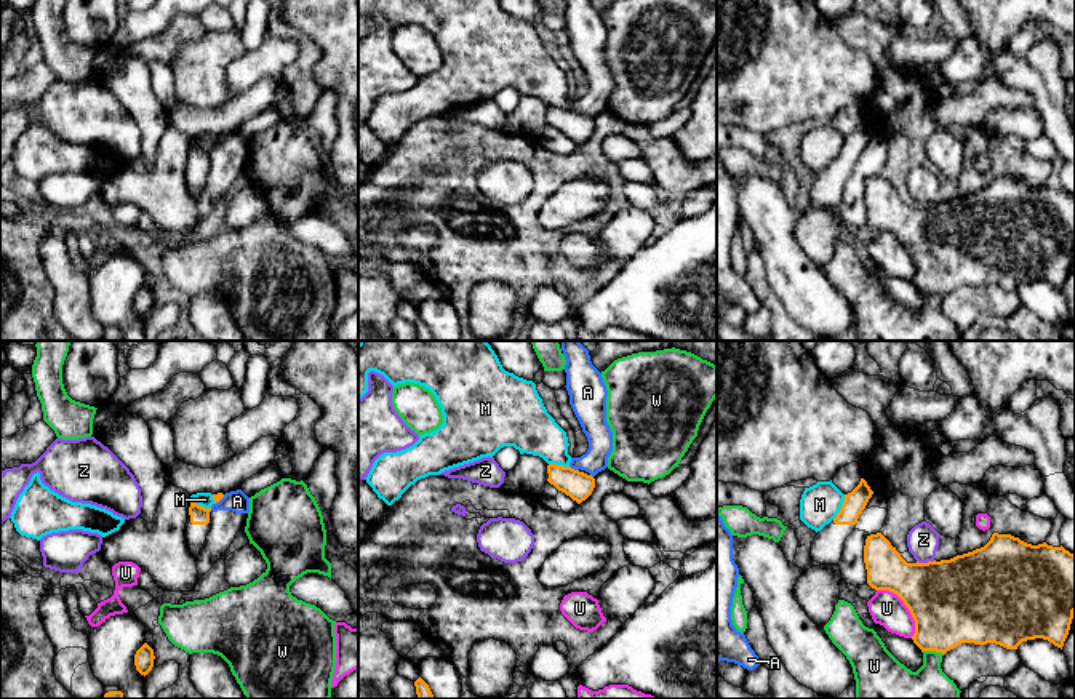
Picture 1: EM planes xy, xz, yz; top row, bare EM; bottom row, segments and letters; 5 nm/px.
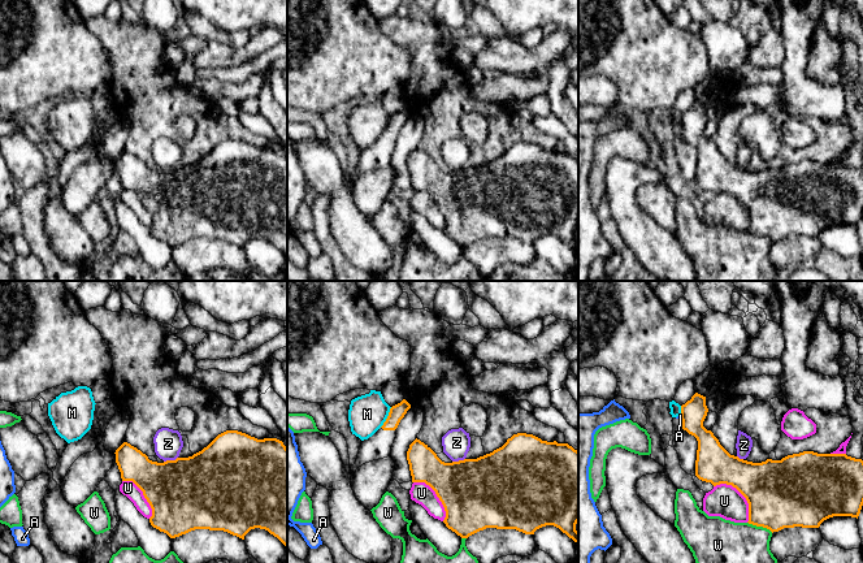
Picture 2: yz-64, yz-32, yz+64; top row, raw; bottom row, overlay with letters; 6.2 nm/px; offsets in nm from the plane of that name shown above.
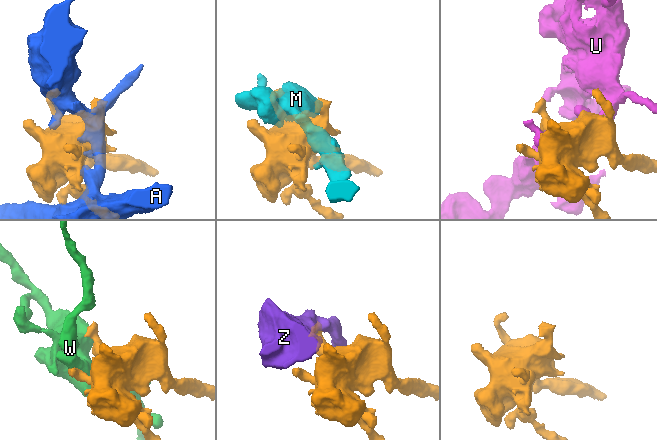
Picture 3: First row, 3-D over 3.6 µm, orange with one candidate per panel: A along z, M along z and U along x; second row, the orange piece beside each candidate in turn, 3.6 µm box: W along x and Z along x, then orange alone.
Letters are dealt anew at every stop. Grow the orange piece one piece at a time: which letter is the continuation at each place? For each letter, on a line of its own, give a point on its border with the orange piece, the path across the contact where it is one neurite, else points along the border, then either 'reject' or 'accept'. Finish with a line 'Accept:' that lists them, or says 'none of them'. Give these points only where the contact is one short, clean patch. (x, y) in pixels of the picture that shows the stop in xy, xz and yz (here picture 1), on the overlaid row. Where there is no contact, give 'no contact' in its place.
A: xz (573, 469) | along xz (568, 466), (578, 471) | reject
M: yz (842, 507) | along yz (845, 495), (840, 511), (832, 519) | reject
U: yz (906, 605) | reject
W: yz (933, 650) | reject
Z: yz (925, 563) | along yz (935, 560), (917, 562) | reject
Accept: none of them

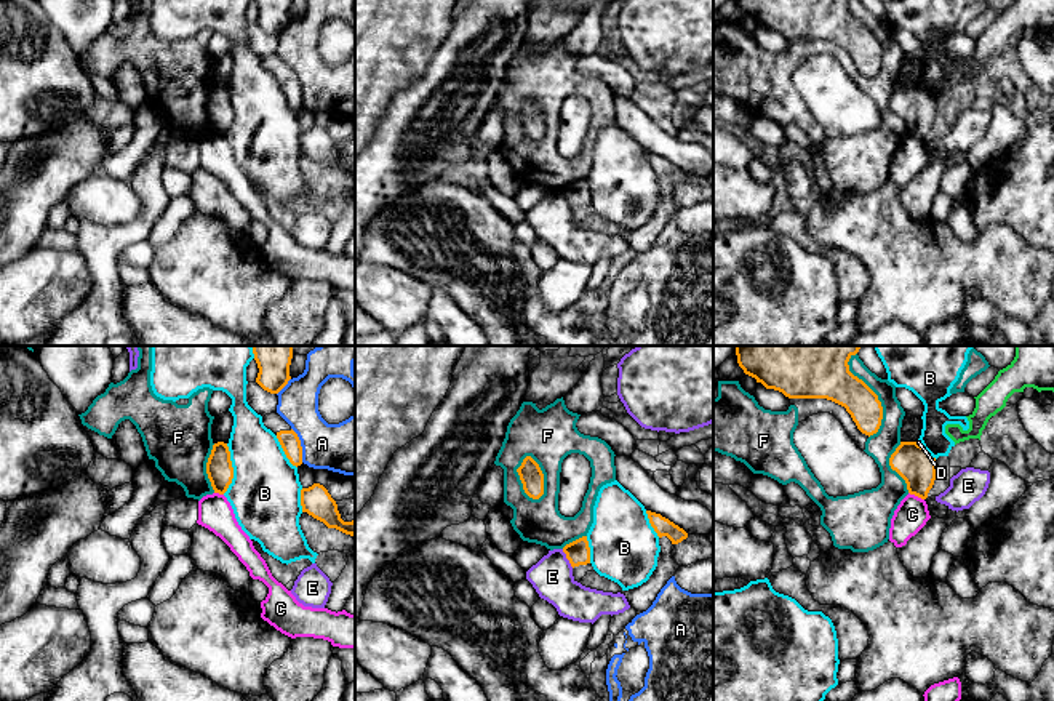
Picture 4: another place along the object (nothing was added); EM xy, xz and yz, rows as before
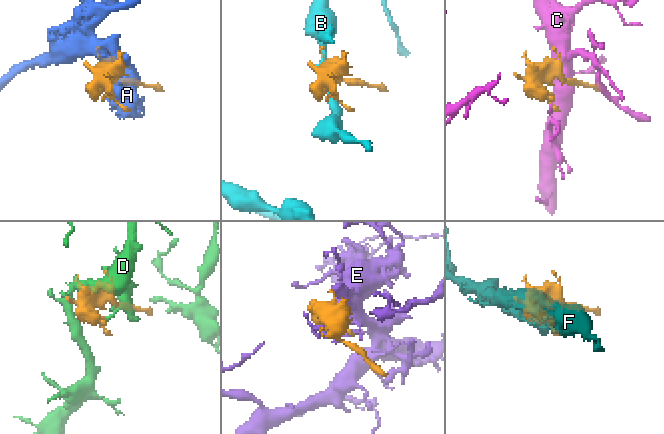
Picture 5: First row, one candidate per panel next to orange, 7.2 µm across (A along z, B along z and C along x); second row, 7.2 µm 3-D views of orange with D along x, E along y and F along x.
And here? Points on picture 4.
A: xy (299, 445) | reject
B: xy (232, 469) | reject
C: yz (917, 495) | along yz (909, 492), (923, 500) | reject
D: yz (917, 444) | reject
E: xz (566, 557) | reject
F: xz (542, 477) | reject
Accept: none of them

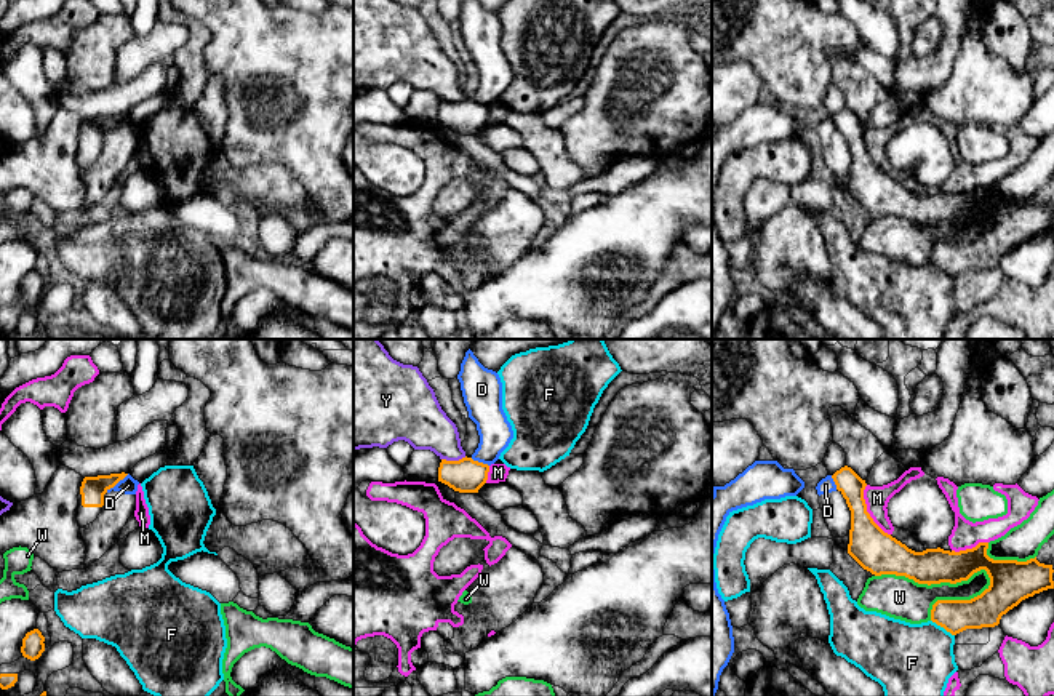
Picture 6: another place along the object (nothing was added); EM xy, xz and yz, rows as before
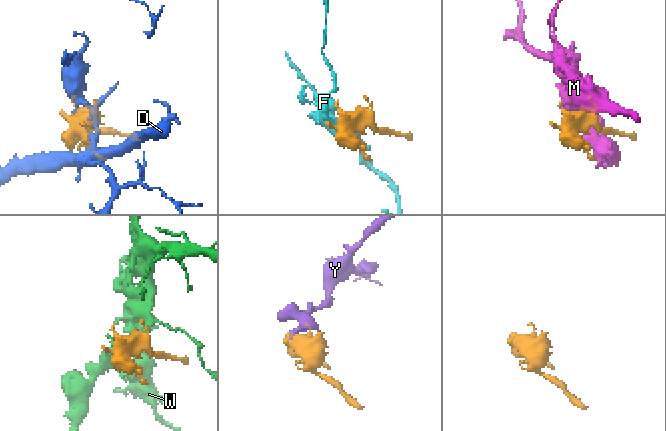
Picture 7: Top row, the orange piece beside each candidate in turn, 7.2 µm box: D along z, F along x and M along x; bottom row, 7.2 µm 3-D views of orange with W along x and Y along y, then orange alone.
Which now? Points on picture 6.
D: xy (117, 482) | along xy (128, 474), (106, 492) | reject
F: yz (942, 626) | reject
M: yz (866, 511) | reject
W: yz (938, 583) | reject
Y: xz (453, 461) | along xz (466, 456), (442, 460) | reject
Accept: none of them

